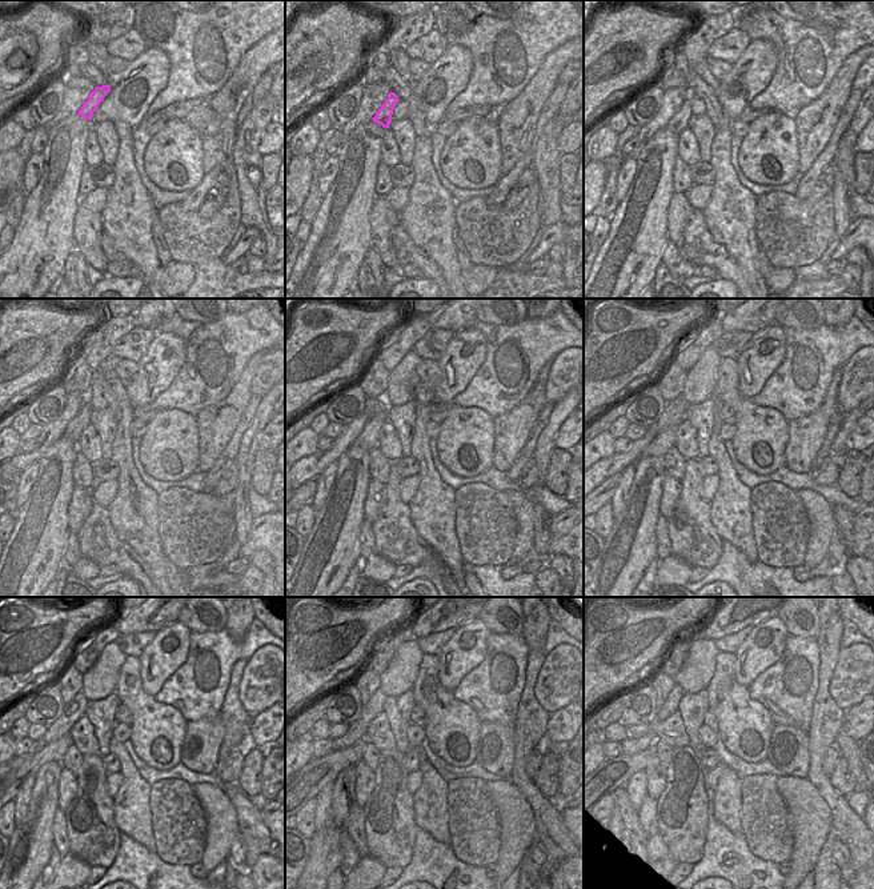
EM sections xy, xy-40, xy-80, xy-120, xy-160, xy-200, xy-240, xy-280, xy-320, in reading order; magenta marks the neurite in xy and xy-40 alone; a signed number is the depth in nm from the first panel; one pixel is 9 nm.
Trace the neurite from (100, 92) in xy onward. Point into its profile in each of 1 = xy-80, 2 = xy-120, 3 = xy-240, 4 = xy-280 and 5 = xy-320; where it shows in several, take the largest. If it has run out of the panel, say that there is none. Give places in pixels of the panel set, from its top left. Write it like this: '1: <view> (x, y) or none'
1: xy-80 (680, 120)
2: xy-120 (80, 421)
3: xy-240 (55, 751)
4: xy-280 (312, 777)
5: xy-320 (613, 773)

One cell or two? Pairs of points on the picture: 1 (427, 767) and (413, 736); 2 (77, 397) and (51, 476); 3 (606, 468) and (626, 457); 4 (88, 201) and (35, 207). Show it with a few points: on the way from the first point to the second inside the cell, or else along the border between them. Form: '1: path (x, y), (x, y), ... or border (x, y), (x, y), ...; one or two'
1: border (419, 744), (411, 748); two
2: border (60, 436), (39, 460); two
3: path (610, 463), (621, 460); one
4: border (81, 196), (79, 204); two

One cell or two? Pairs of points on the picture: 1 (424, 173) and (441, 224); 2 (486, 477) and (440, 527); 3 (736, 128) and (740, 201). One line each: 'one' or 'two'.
1: one
2: two
3: two

